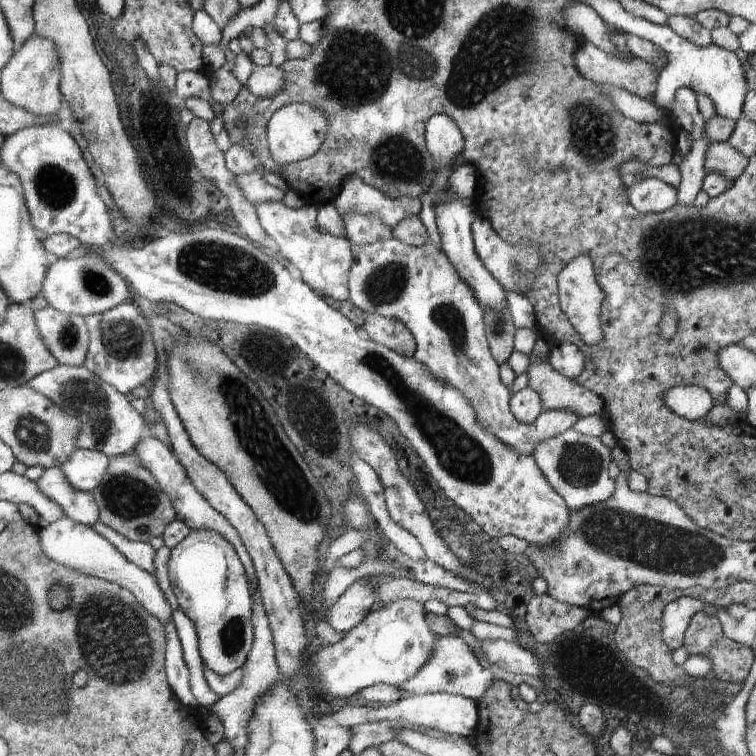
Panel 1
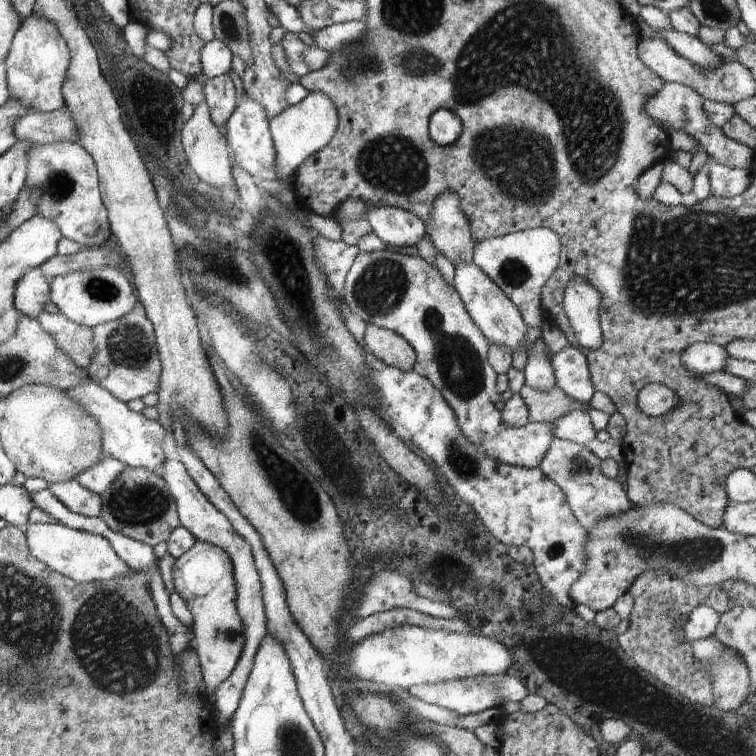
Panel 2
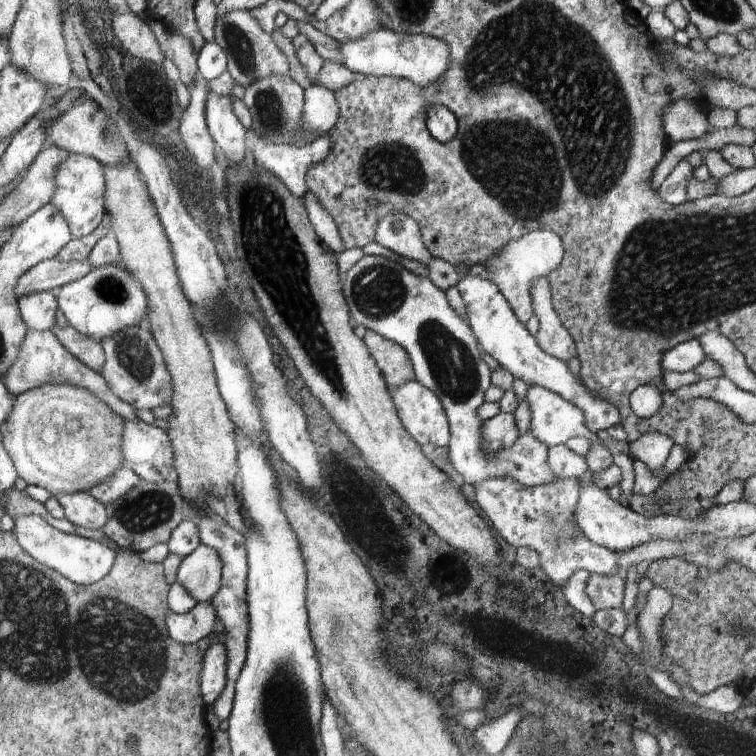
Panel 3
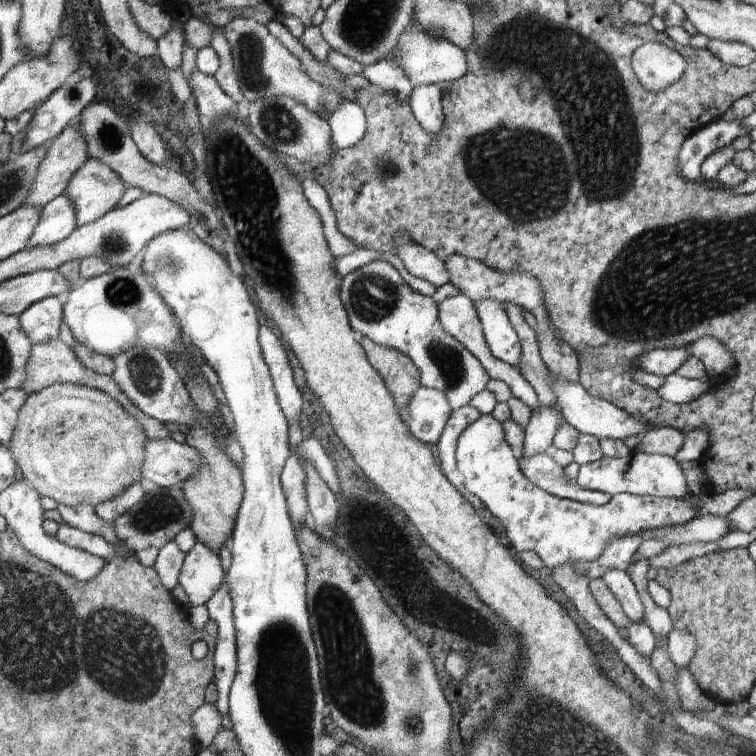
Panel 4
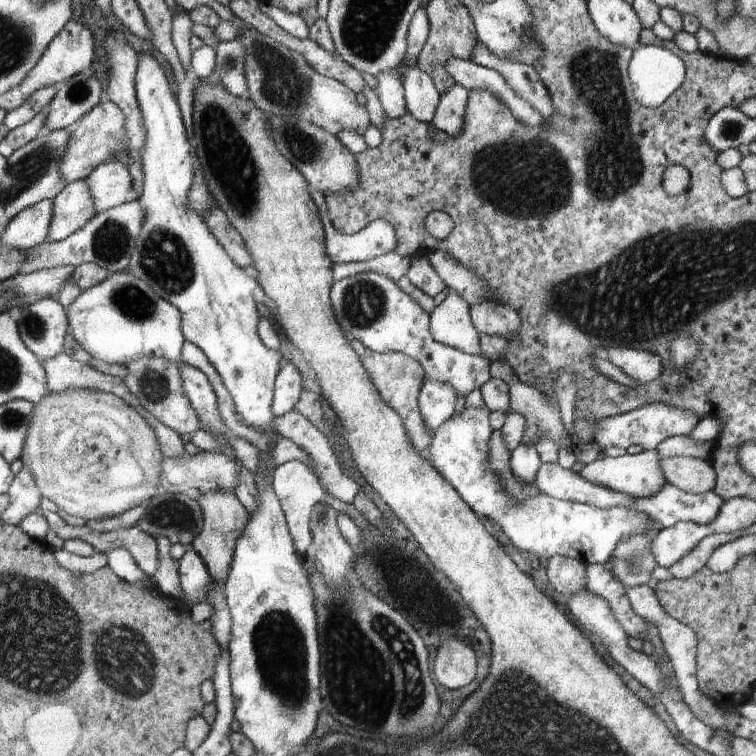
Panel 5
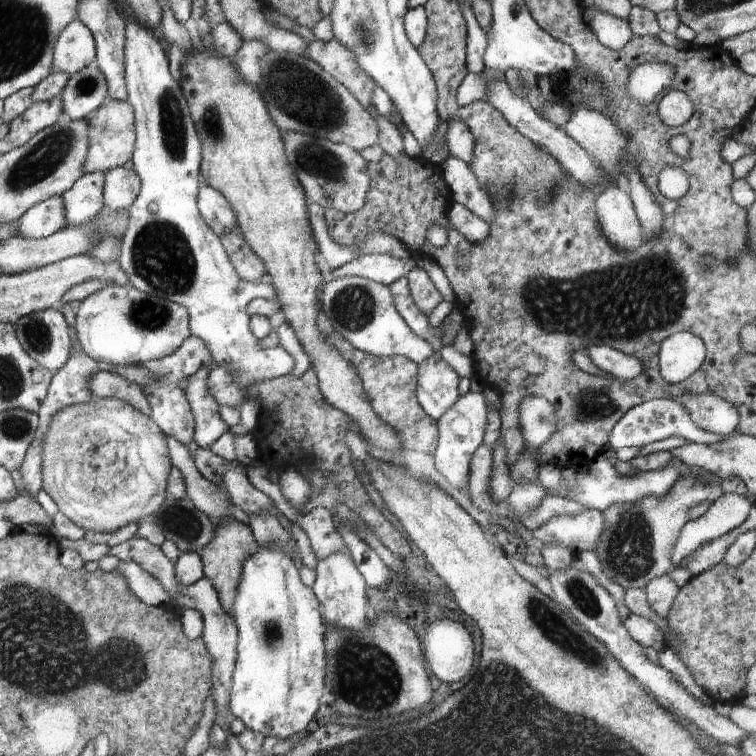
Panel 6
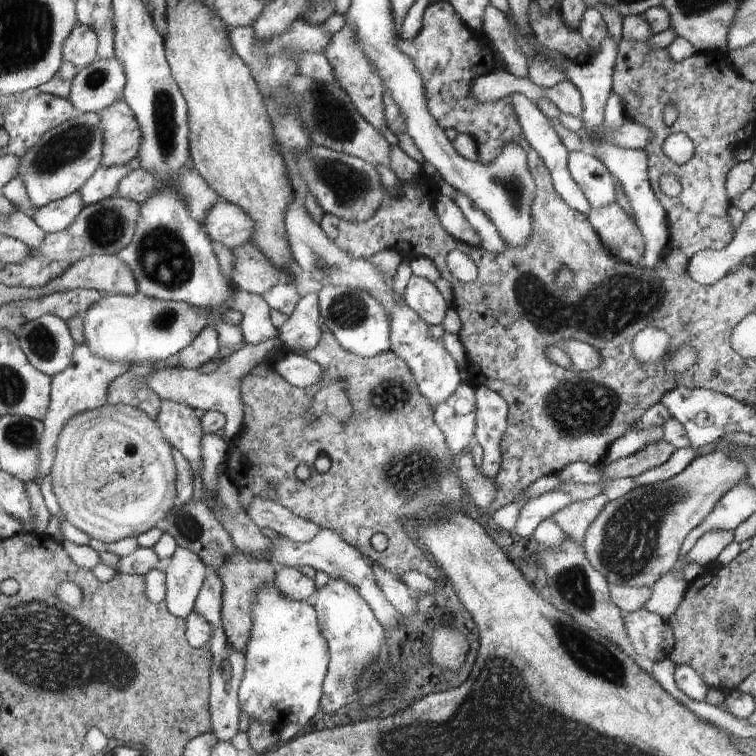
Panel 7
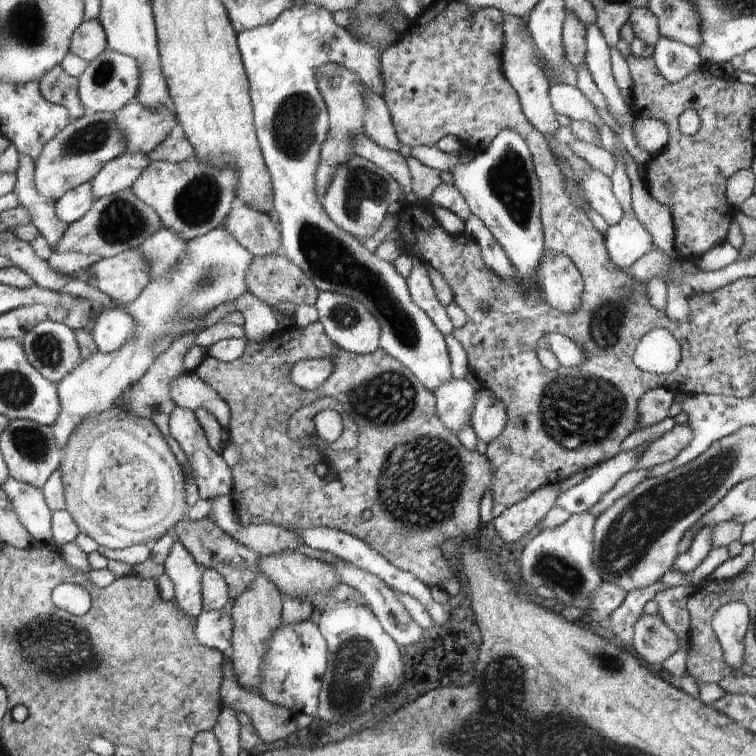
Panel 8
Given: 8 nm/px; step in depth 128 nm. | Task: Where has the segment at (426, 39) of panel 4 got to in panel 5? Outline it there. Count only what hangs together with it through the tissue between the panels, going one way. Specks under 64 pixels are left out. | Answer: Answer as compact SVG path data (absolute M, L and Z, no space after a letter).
M450 56L446 62L446 70L450 72L450 76L454 78L455 82L464 88L484 90L484 92L490 92L492 96L496 96L520 124L532 126L532 128L540 128L546 124L546 119L542 118L530 104L526 104L506 84L504 76L498 74L493 68L480 66L471 59L460 60L460 58Z

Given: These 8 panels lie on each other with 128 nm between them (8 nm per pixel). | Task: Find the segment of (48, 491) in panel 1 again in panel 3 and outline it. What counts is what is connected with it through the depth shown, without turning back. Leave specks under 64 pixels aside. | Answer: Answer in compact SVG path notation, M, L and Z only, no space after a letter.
M89 492L58 494L55 496L64 510L65 517L74 525L101 530L108 522L107 510Z

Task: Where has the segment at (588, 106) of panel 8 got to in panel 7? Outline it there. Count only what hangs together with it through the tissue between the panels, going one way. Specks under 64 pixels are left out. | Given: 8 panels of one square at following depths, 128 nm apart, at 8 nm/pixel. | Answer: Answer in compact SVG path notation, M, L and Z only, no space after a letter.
M495 68L492 72L472 80L470 84L470 96L474 100L500 100L512 93L523 94L535 103L542 98L548 98L562 114L580 117L583 113L581 92L569 80L559 82L552 88L542 88L534 84L528 76L518 78L505 68Z

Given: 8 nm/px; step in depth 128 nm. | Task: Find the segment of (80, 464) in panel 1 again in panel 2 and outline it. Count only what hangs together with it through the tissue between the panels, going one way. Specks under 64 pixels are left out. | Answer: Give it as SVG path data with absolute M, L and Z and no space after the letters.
M105 455L105 458L98 460L94 466L90 466L88 470L80 472L76 476L76 480L84 487L94 492L94 494L102 494L110 488L110 484L124 472L124 463L118 459Z

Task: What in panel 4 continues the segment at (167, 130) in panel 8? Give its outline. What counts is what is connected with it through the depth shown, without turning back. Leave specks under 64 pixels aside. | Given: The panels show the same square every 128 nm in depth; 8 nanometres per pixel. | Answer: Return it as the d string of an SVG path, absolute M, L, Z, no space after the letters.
M79 118L72 120L72 122L52 140L52 144L50 144L44 160L40 162L38 176L34 178L34 182L32 182L30 190L28 190L28 196L26 196L26 200L24 200L24 206L44 206L57 196L60 196L63 192L66 192L66 186L68 186L70 178L88 162L86 140L84 140L84 136L80 134L78 124L80 124Z

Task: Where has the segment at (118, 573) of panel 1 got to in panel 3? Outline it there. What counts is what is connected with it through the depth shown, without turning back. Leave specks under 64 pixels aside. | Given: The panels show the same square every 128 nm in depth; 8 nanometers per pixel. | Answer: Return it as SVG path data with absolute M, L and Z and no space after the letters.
M36 514L18 516L13 521L18 544L38 562L57 570L76 584L89 585L98 582L110 572L114 564L117 552L110 550L106 544L77 534L64 534Z

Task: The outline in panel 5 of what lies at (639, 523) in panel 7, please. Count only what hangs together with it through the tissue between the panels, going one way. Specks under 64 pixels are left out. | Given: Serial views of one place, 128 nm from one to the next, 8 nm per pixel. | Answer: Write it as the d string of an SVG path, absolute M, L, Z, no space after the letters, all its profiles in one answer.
M655 521L648 526L644 534L634 534L626 540L620 540L610 556L614 582L624 586L637 587L647 585L652 579L652 571L657 562L652 556L650 546L662 527Z

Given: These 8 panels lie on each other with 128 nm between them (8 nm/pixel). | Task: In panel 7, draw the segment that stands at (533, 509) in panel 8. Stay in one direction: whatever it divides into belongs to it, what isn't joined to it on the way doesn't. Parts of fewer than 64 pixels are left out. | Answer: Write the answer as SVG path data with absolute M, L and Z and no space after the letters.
M557 475L542 476L538 478L536 482L533 482L524 492L524 498L515 500L512 504L503 506L494 514L493 518L496 522L499 522L504 530L508 530L510 533L514 533L516 530L516 522L518 522L518 512L522 510L522 506L526 502L530 502L532 498L538 498L538 496L544 496L544 494L550 494L558 487L558 483L562 482Z

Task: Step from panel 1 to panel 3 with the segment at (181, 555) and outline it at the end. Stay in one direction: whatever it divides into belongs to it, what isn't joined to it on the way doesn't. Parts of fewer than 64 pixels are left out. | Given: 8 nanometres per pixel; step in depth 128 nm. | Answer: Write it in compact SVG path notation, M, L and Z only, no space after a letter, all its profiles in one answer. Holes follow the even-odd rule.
M200 544L182 559L177 581L197 603L208 604L220 588L221 574L222 561L218 552L206 544ZM216 640L204 652L204 664L200 677L200 694L210 706L226 686L226 648L224 641Z

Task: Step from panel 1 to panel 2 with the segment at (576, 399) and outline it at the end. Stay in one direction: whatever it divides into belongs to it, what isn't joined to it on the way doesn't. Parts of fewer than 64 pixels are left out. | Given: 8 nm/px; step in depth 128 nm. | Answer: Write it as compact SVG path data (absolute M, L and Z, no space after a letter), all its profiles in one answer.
M528 384L520 389L520 398L526 402L528 406L528 422L533 425L535 422L556 422L558 418L562 418L564 414L570 414L574 410L588 410L589 404L576 402L572 398L568 398L556 385L552 390L534 390Z

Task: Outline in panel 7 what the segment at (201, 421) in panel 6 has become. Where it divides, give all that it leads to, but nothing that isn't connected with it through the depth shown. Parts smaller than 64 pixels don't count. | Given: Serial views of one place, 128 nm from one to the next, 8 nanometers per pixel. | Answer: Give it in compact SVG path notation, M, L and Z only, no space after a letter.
M215 433L203 434L202 442L202 482L210 484L218 477L218 466L225 464L229 454L229 448L224 439Z

